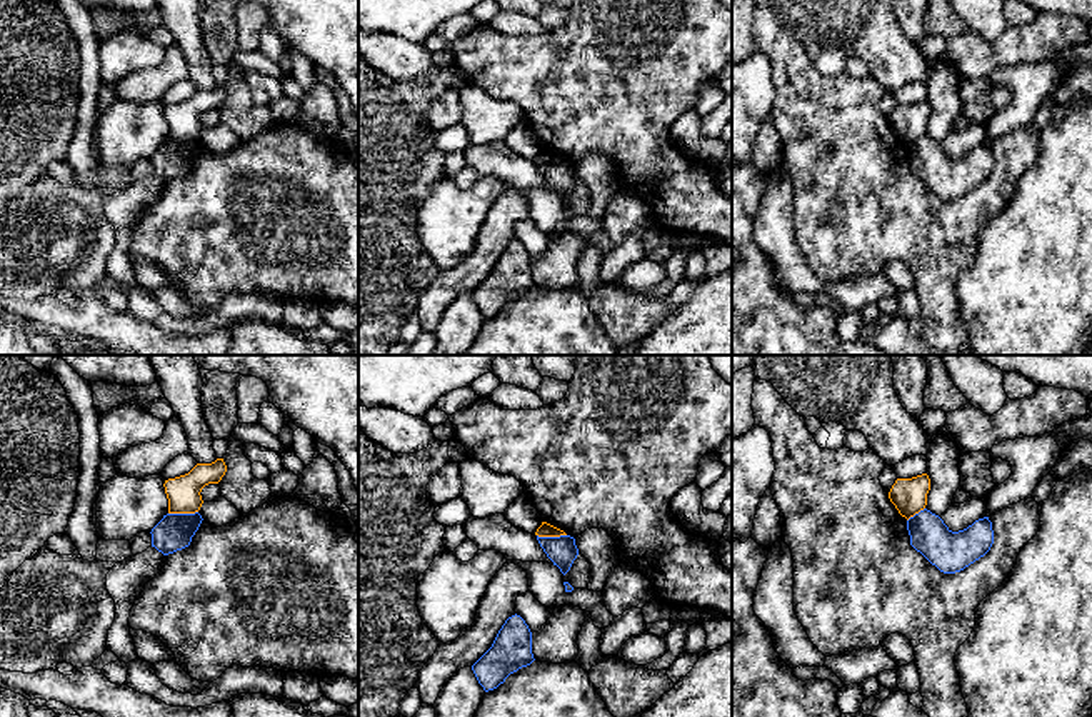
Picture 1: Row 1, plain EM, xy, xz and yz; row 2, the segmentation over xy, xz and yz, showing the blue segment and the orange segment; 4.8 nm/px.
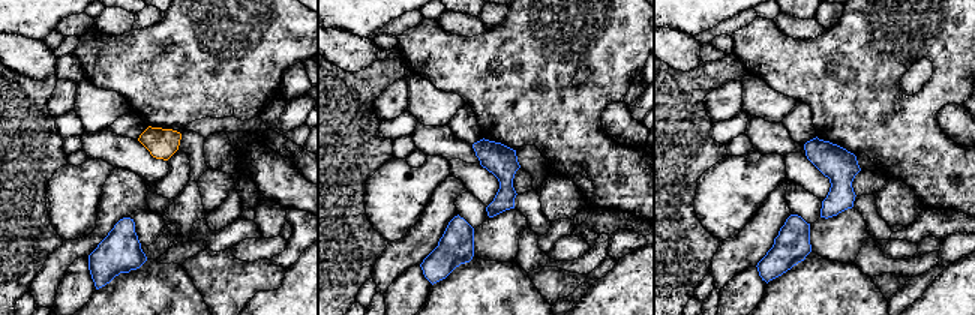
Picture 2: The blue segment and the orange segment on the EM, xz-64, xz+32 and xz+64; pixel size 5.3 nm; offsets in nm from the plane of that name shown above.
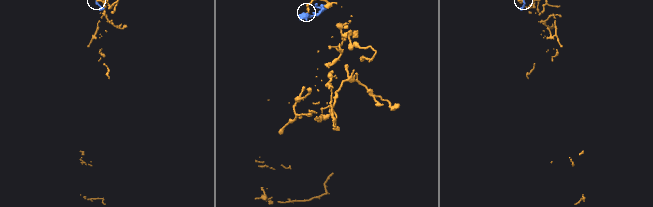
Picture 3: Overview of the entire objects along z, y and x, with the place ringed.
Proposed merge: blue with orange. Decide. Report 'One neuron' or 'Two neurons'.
Two neurons

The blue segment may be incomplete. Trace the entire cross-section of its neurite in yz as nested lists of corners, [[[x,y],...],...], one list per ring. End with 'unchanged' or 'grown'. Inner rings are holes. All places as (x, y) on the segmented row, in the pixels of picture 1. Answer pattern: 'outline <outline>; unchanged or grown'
outline [[[924,509],[907,520],[910,545],[944,574],[955,574],[984,557],[994,544],[989,517],[952,532],[944,520]]]; unchanged

